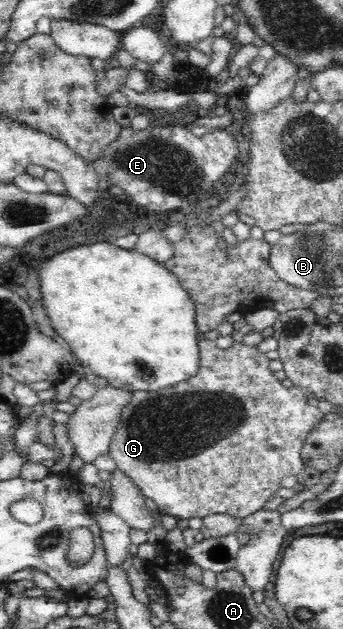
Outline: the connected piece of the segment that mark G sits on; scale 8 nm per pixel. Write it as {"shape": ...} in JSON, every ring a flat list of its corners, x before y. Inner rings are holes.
{"shape":[[199,334,200,367,199,374,188,381,184,381,172,388,152,392,136,391,132,394,128,404,121,410,117,432,112,436,110,442,109,456,117,463,117,469,133,483,141,494,146,498,151,498,158,506,161,515,169,514,177,519,184,518,204,518,212,514,228,514,237,520,241,520,254,512,262,509,268,502,272,494,282,487,280,481,286,476,296,476,297,482,304,482,306,476,306,464,301,458,304,444,312,430,319,426,324,414,315,405,308,404,307,395,298,388,287,388,276,379,270,370,270,360,258,351,257,347,248,347,243,343,235,343,230,349,222,350,218,348,215,340,206,339,205,334]]}

